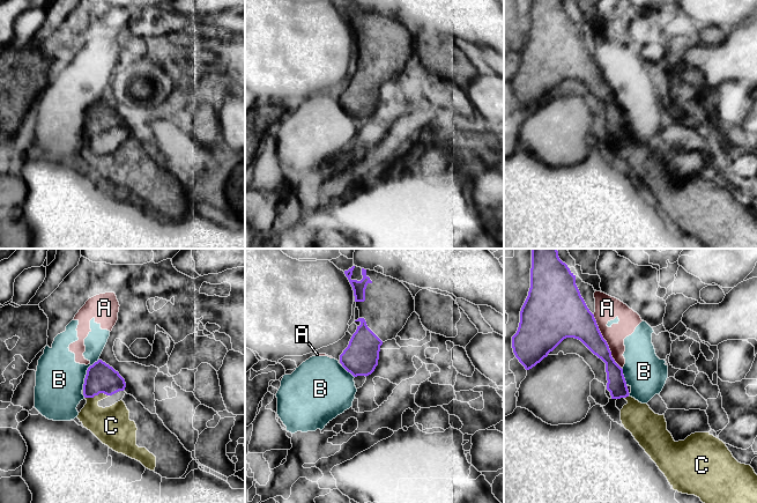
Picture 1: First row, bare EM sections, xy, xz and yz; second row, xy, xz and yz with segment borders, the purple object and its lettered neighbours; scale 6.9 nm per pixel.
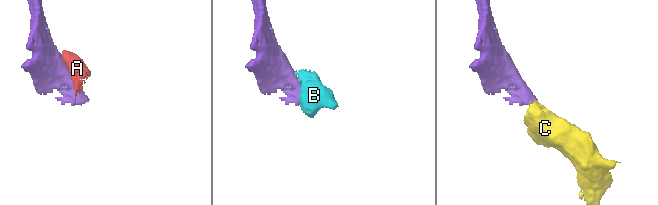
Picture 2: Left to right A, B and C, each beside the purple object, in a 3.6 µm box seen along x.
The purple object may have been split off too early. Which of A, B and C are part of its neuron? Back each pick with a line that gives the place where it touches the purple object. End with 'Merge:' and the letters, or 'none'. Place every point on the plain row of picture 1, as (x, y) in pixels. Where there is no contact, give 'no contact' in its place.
C: meets purple in xy at (96, 135)
Merge: C

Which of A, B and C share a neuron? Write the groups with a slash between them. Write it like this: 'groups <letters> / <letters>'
groups A B / C

